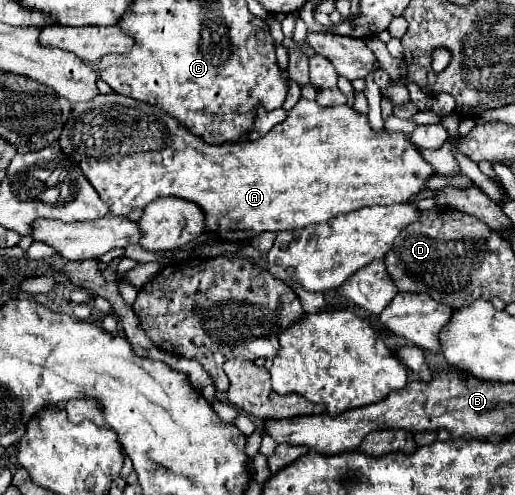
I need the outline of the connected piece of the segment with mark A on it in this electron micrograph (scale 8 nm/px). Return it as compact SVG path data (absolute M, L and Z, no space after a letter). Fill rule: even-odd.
M118 93L112 95L98 95L94 101L90 101L90 105L76 105L72 109L72 117L70 121L64 125L64 131L60 135L60 145L62 151L76 161L82 171L86 173L86 177L90 179L90 183L94 185L94 189L98 191L100 199L108 205L112 215L128 215L132 209L144 209L150 201L162 197L162 195L174 195L174 197L182 197L186 201L194 201L196 205L200 205L200 209L206 215L206 231L218 233L220 231L220 239L222 241L248 241L264 231L282 231L282 229L302 229L306 225L318 225L318 223L326 223L328 219L336 217L338 213L350 213L354 209L366 207L366 205L392 205L392 203L406 203L412 201L420 191L426 189L426 181L430 177L436 175L434 167L422 157L422 151L410 141L410 135L404 131L374 131L368 123L368 115L358 113L354 107L350 105L338 105L338 107L320 107L316 101L308 101L308 99L300 99L288 113L288 117L276 125L274 129L270 129L264 137L256 139L256 141L236 141L236 143L226 143L226 145L210 145L204 143L202 139L194 137L192 133L186 133L186 127L180 125L178 121L172 121L172 117L166 117L166 113L162 113L162 109L158 109L156 105L146 105L142 101L134 101L130 97L122 97Z

